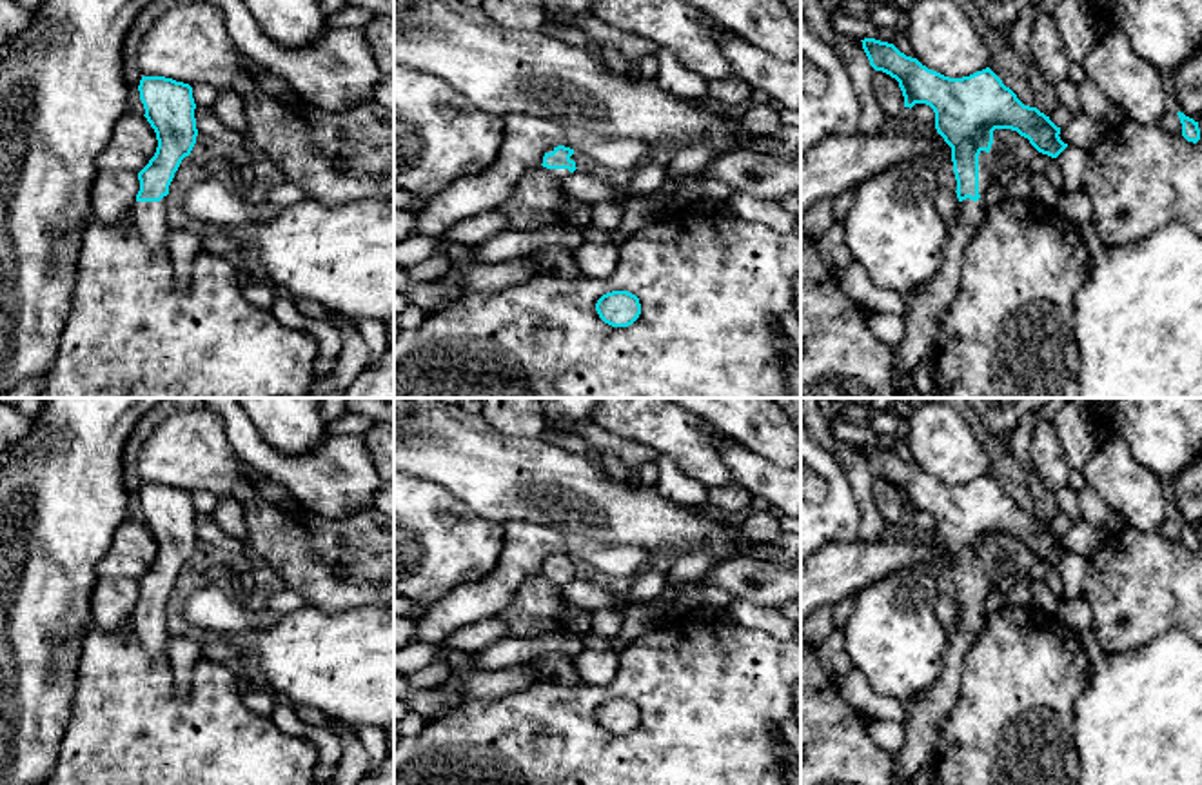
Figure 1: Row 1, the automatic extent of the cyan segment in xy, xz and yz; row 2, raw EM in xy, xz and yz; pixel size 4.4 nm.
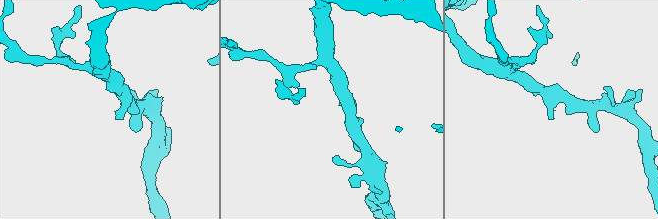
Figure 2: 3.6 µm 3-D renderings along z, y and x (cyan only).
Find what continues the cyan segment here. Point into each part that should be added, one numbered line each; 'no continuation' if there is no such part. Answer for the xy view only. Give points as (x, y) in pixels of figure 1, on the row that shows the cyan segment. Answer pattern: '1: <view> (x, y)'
1: xy (149, 218)

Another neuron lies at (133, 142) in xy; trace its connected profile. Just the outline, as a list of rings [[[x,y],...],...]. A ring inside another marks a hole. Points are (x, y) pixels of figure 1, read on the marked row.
[[[125,113],[114,125],[111,140],[96,158],[98,171],[140,173],[154,156],[156,133],[145,116]]]

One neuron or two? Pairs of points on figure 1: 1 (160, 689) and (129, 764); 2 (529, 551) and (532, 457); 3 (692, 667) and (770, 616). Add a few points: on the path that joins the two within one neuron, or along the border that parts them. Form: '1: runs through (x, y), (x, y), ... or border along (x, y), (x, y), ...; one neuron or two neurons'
1: runs through (142, 707), (131, 718), (131, 745); one neuron
2: border along (505, 522), (547, 524), (572, 533); two neurons
3: border along (734, 620), (761, 629), (781, 642); two neurons

